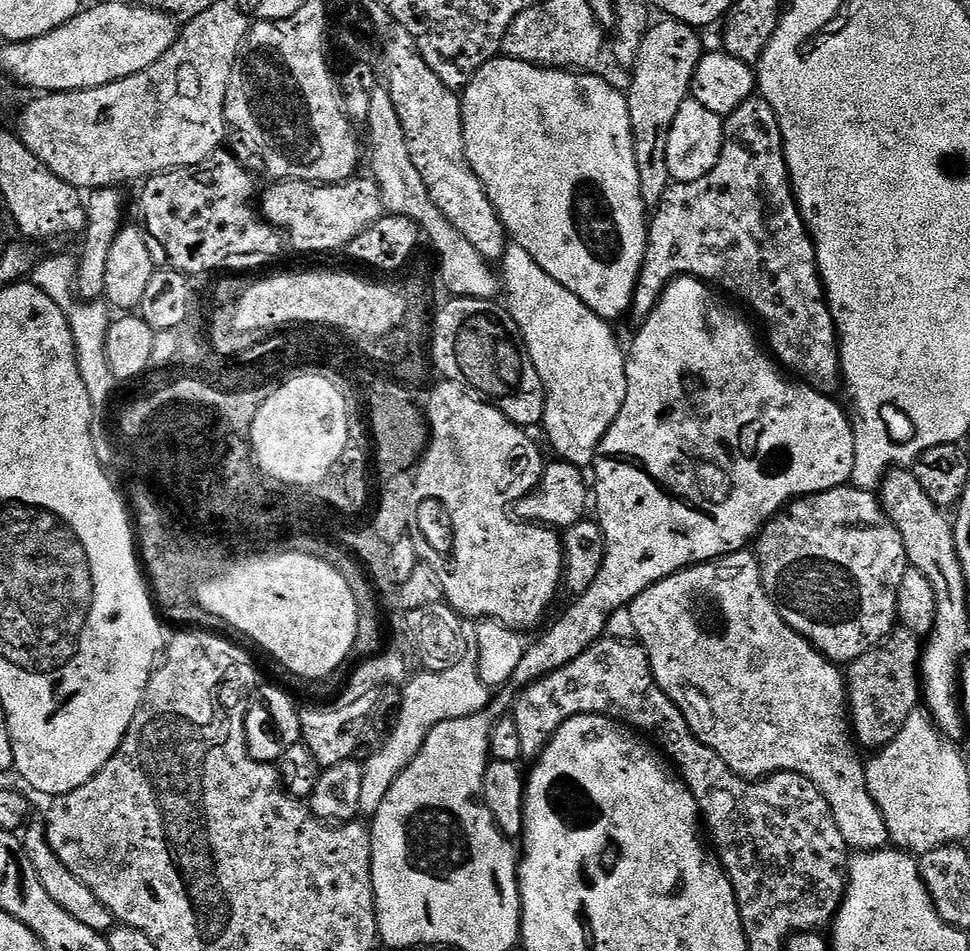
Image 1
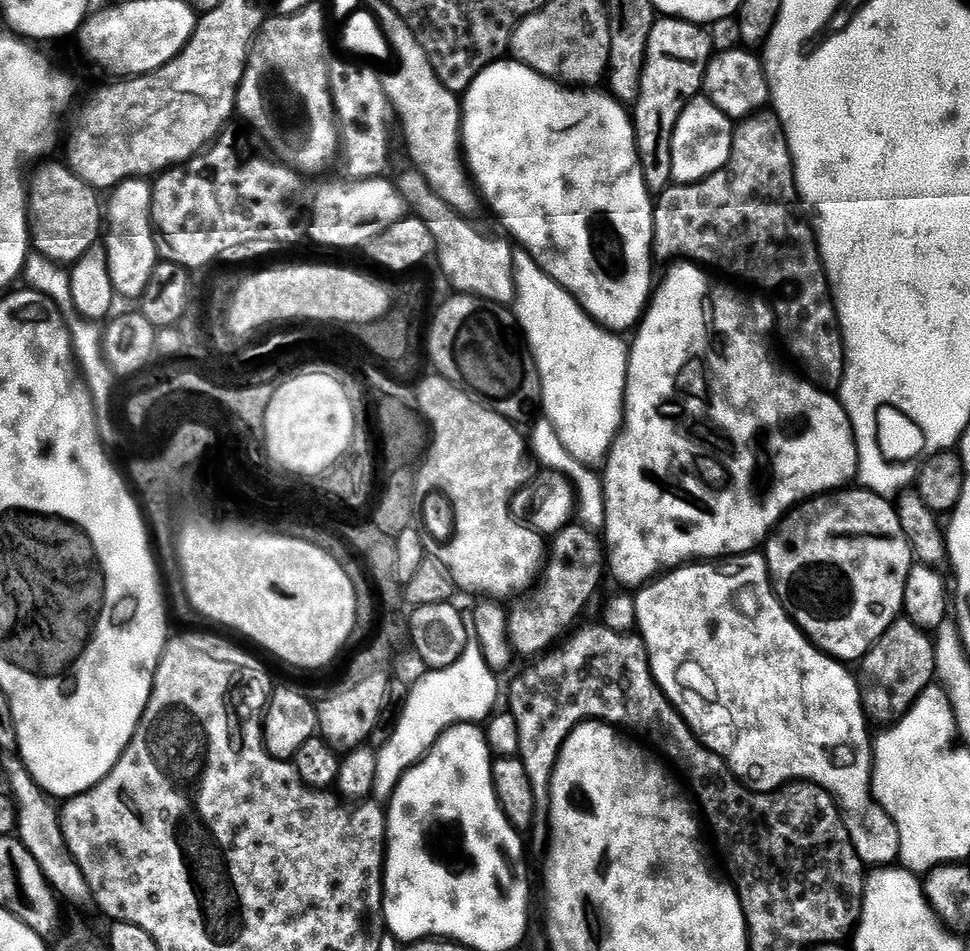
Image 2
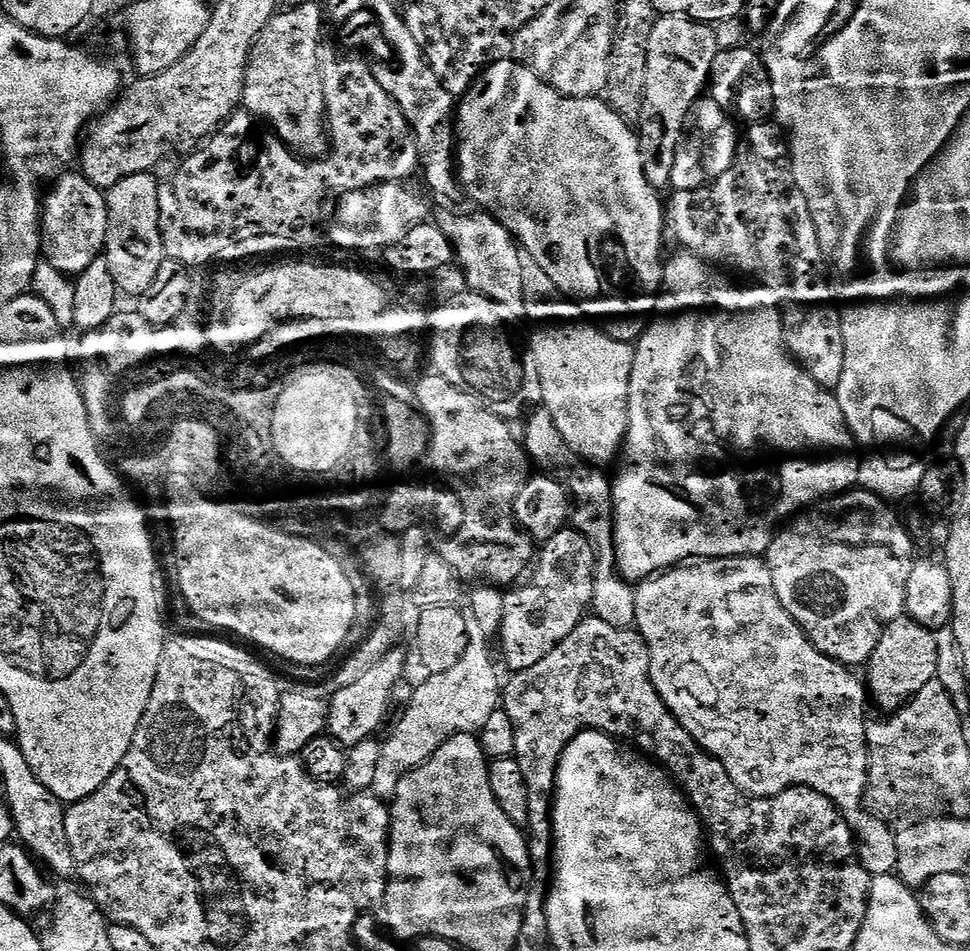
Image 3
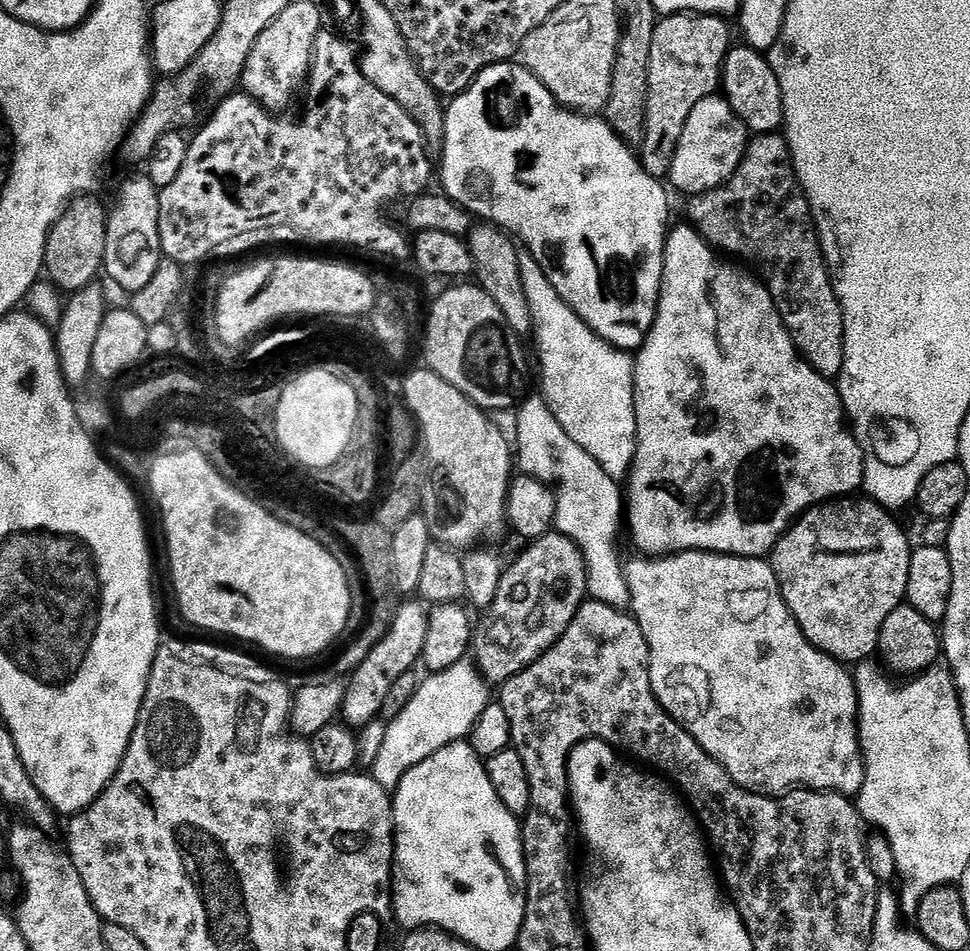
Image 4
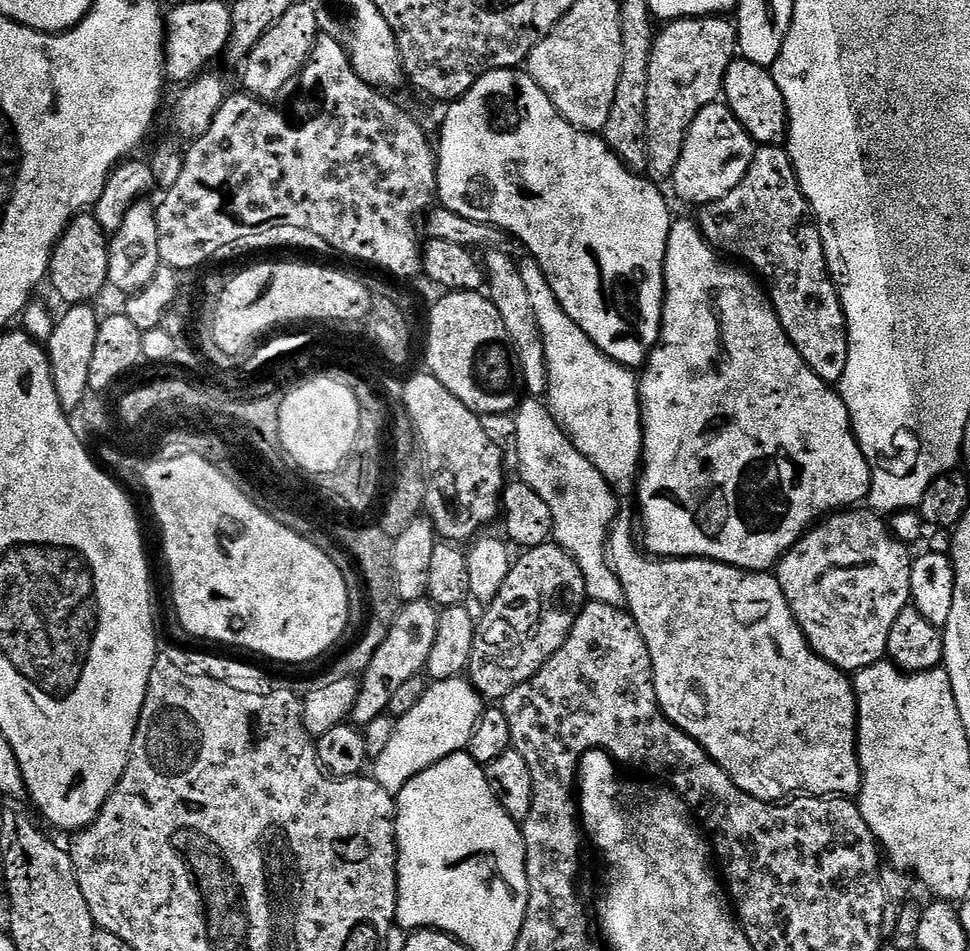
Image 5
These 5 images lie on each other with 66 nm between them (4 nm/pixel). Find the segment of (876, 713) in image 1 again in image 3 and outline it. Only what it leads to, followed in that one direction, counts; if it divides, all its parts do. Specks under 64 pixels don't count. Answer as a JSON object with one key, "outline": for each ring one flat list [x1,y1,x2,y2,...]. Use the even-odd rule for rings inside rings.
{"outline":[[908,615,899,616,886,626,882,638,878,638,878,646,874,646,874,654,868,659,866,671,866,692,884,714,900,711,905,704,926,686,926,682,936,679,938,670,938,644,936,633,926,626,918,626]]}

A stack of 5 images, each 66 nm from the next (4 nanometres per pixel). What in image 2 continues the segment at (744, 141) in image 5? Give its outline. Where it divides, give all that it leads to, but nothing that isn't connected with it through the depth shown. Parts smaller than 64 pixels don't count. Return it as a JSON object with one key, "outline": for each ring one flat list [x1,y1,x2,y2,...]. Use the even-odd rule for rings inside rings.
{"outline":[[706,98,689,100,674,126,670,142,672,180,678,184,697,184,699,180,722,170,730,158,733,127,733,121]]}

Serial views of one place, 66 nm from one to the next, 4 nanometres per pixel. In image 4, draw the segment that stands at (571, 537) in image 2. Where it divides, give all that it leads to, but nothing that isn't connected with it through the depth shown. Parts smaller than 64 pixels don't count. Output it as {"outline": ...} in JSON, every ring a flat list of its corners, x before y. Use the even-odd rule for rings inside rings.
{"outline":[[551,532,536,540,508,568,501,573,496,585,495,602,490,609,492,622,484,642,477,643,474,658,481,675,489,683,502,684,528,668,548,652,572,625,578,610,587,601,587,562,581,548,559,532]]}

